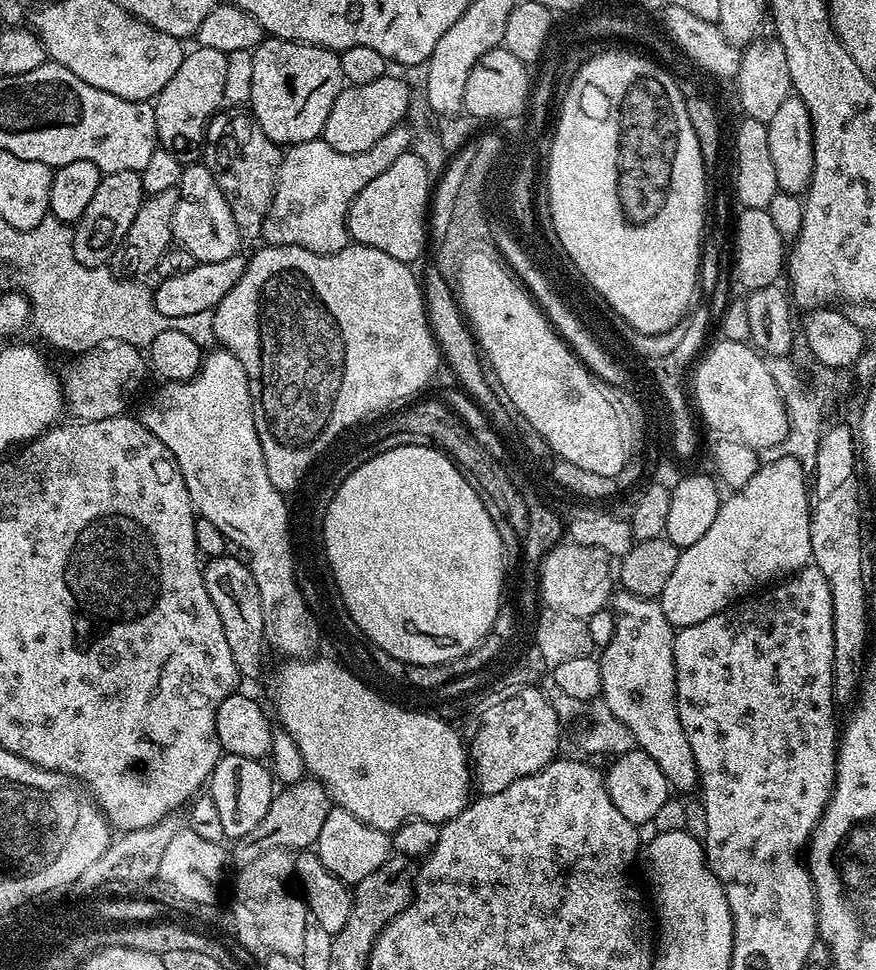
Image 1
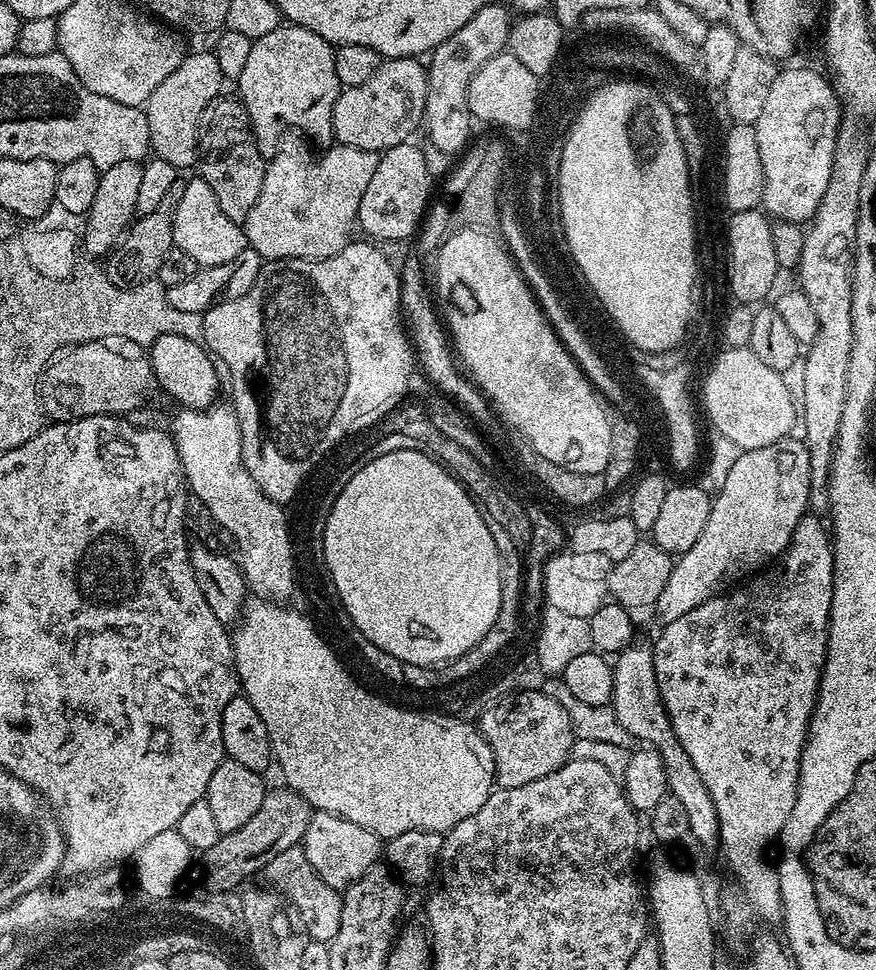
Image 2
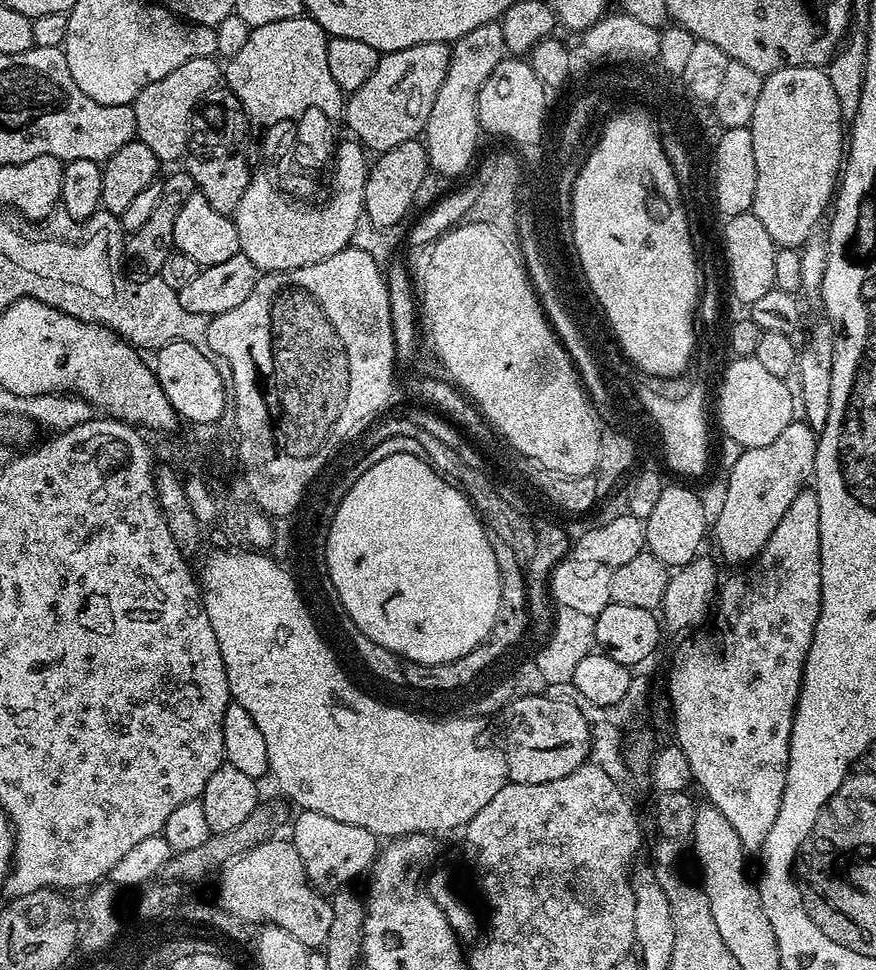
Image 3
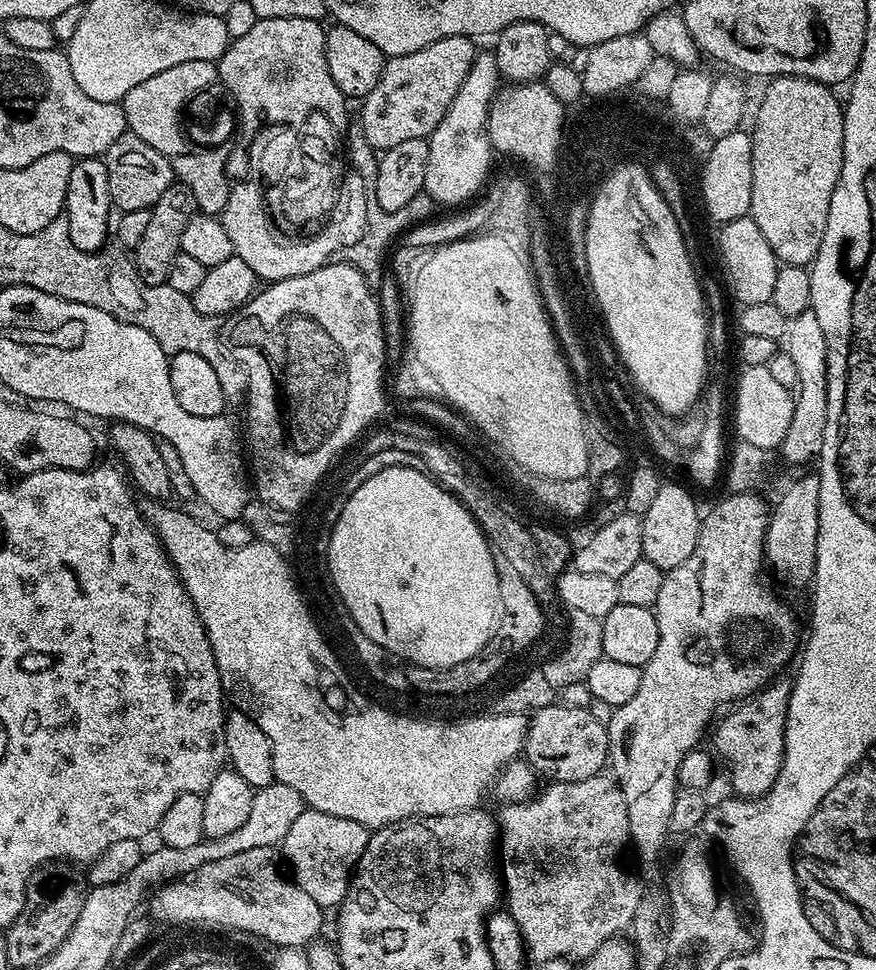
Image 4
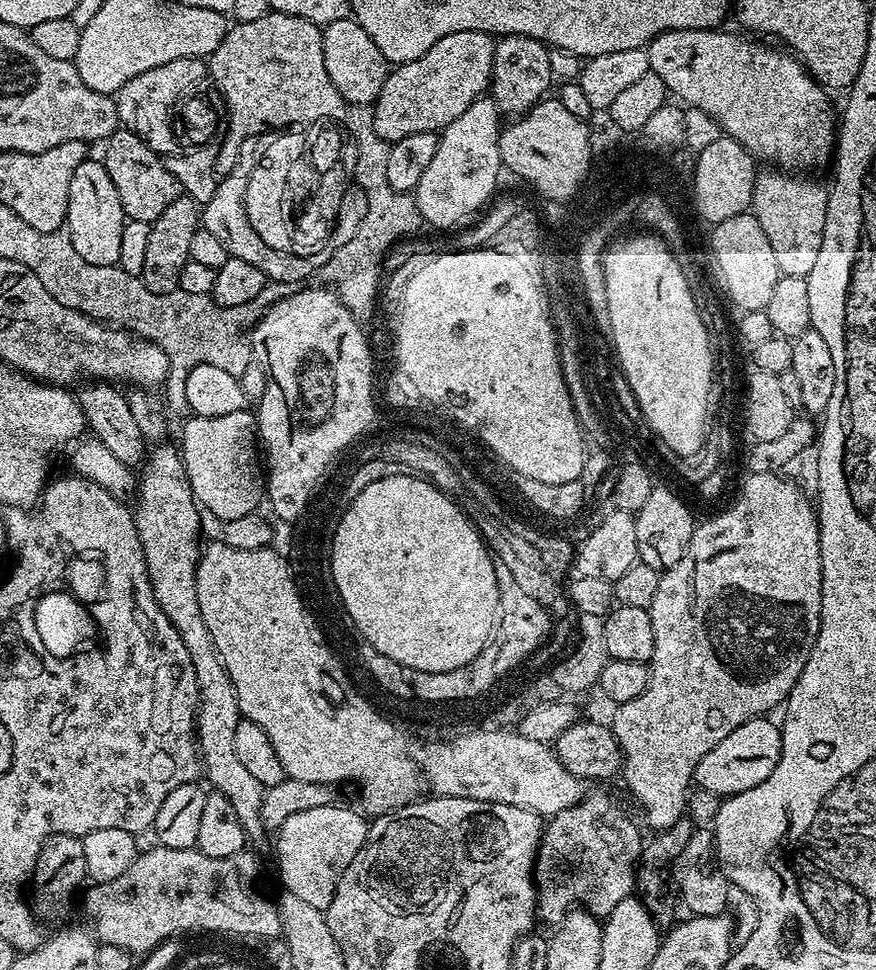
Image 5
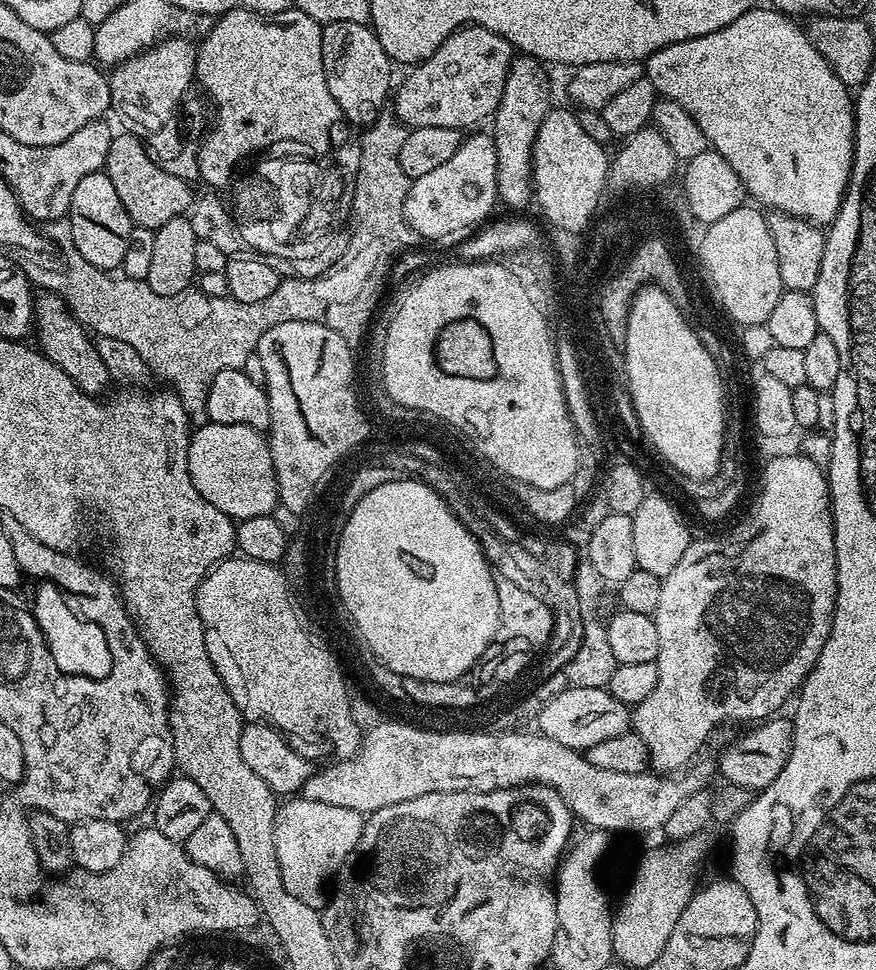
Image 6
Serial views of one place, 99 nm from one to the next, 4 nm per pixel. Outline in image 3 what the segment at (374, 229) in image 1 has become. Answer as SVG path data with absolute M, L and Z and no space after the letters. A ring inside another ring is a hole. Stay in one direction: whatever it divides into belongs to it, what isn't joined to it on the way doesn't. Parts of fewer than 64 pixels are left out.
M419 139L402 142L390 150L379 153L371 161L364 187L364 216L376 230L388 230L404 220L408 211L413 211L418 186L422 186L425 176L429 175L428 149Z

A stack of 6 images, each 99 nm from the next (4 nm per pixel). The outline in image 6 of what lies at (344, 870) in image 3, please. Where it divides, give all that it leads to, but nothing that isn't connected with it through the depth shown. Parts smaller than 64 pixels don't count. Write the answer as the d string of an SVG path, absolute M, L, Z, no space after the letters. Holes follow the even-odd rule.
M288 798L276 809L274 822L274 846L278 846L278 866L282 866L282 882L286 882L286 890L294 894L294 898L302 898L306 906L317 910L326 904L324 887L348 862L349 856L358 846L362 838L365 817L354 810L346 810L346 806L326 806L326 802L310 802L303 798Z

